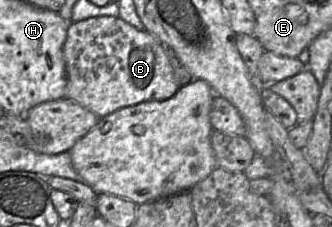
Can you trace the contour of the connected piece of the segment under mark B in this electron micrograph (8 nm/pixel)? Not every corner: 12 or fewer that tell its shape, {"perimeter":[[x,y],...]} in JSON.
{"perimeter":[[123,19],[70,22],[65,97],[103,118],[180,88]]}

